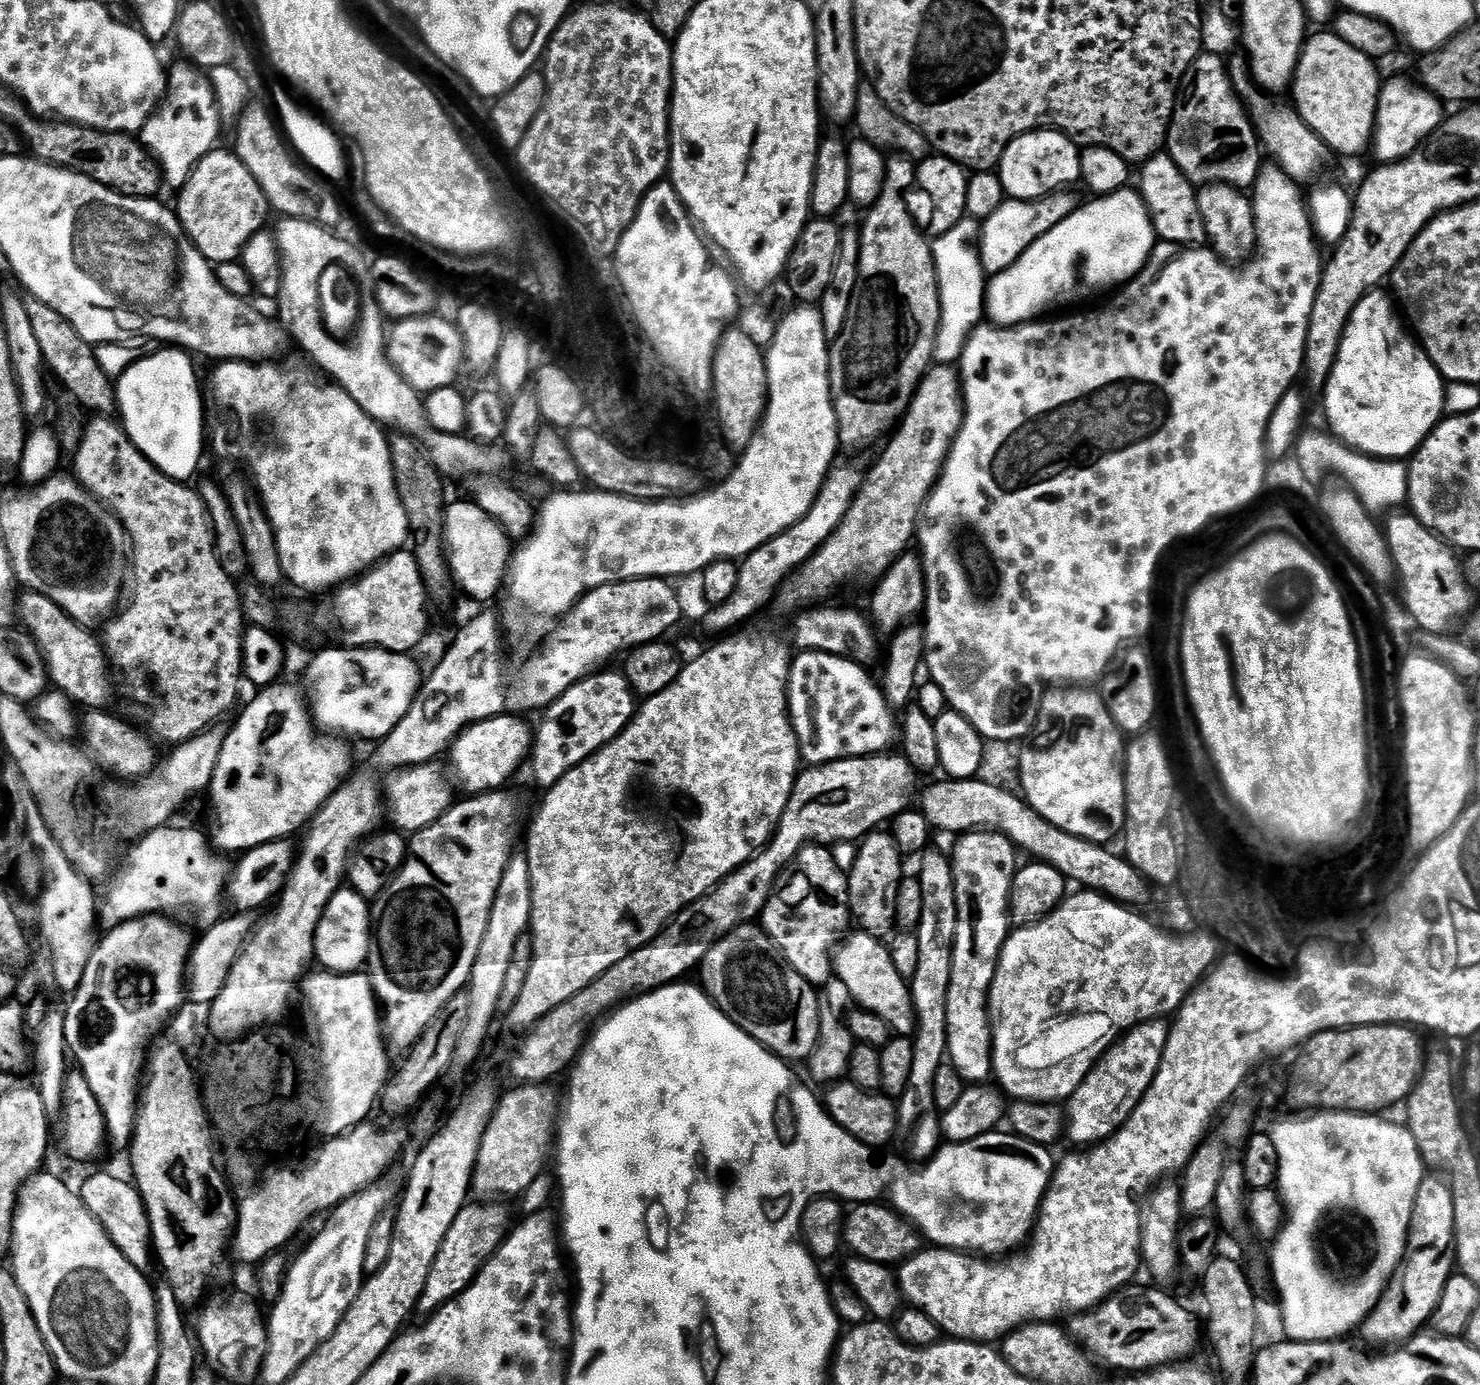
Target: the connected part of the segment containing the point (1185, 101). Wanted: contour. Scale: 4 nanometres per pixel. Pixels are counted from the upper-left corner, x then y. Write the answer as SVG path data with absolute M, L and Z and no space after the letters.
M1197 55L1196 59L1188 65L1183 76L1180 77L1176 106L1172 109L1172 118L1168 122L1166 154L1172 159L1181 175L1193 185L1223 184L1226 180L1232 180L1229 187L1248 190L1253 187L1248 180L1255 184L1257 176L1262 171L1262 163L1260 164L1262 148L1257 141L1256 131L1248 119L1243 105L1230 85L1226 68L1224 72L1224 68L1219 62L1221 61L1215 55Z

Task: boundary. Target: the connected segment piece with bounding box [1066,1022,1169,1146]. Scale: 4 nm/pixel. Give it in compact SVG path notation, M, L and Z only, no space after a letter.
M1149 1022L1146 1024L1138 1024L1129 1032L1125 1032L1111 1049L1104 1053L1092 1069L1088 1071L1088 1079L1078 1086L1078 1090L1074 1090L1074 1094L1068 1097L1066 1101L1066 1140L1072 1146L1095 1146L1101 1144L1104 1140L1112 1137L1126 1121L1130 1118L1130 1114L1138 1106L1138 1102L1146 1094L1146 1090L1154 1082L1154 1078L1158 1072L1158 1066L1162 1060L1164 1047L1168 1041L1169 1025L1164 1022Z

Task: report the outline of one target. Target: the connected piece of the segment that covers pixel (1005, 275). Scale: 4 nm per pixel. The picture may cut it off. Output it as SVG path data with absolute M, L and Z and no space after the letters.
M1131 187L1118 190L1109 196L1089 199L1089 204L1077 207L1062 222L1058 222L1058 226L1054 226L1054 230L1050 230L1046 234L1042 234L1042 238L1038 238L1038 242L1034 242L1025 252L1015 260L1014 263L1006 270L995 273L987 281L986 284L986 316L993 325L996 326L1015 326L1018 324L1026 324L1037 318L1043 317L1051 308L1060 308L1063 304L1076 304L1079 300L1087 298L1091 292L1100 292L1103 288L1115 289L1117 286L1123 286L1136 276L1144 268L1144 263L1148 260L1148 255L1152 252L1152 243L1157 243L1158 237L1152 230L1152 220L1148 217L1148 209L1144 207L1143 200L1140 199L1139 191L1133 190Z

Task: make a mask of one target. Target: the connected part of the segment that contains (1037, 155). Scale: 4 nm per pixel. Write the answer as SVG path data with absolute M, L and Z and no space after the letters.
M1037 130L1015 136L1000 156L998 175L1005 197L1014 200L1041 200L1080 180L1081 149L1055 130Z

